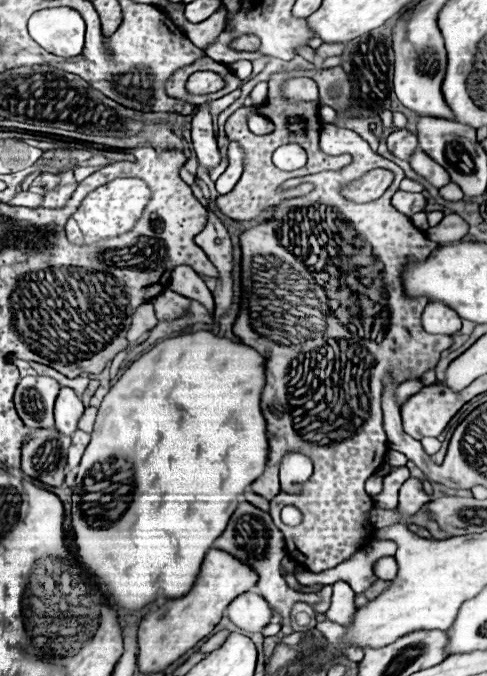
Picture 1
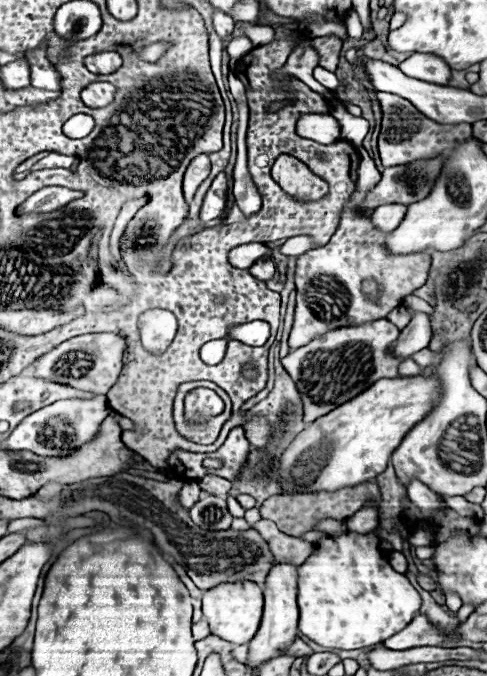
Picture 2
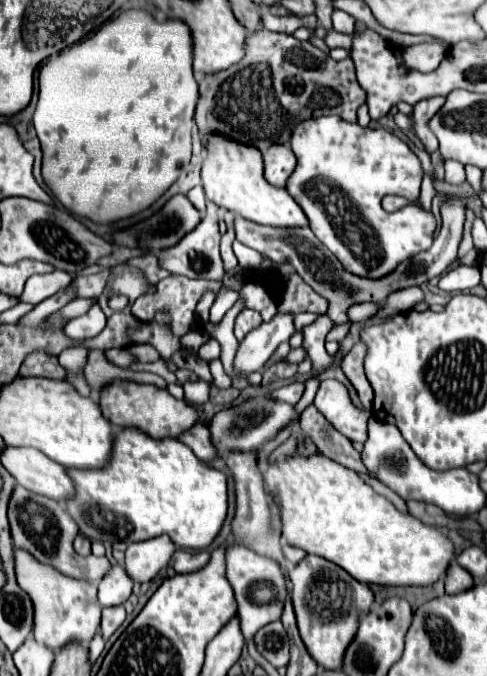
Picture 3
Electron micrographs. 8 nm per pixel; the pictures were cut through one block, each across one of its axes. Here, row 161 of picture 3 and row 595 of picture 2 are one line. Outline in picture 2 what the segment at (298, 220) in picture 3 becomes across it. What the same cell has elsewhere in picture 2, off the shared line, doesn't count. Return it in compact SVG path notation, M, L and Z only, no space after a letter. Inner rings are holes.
M240 582L240 584L218 584L216 588L204 592L202 596L202 612L210 624L210 632L220 636L232 644L248 644L260 626L262 616L262 590L256 584Z

